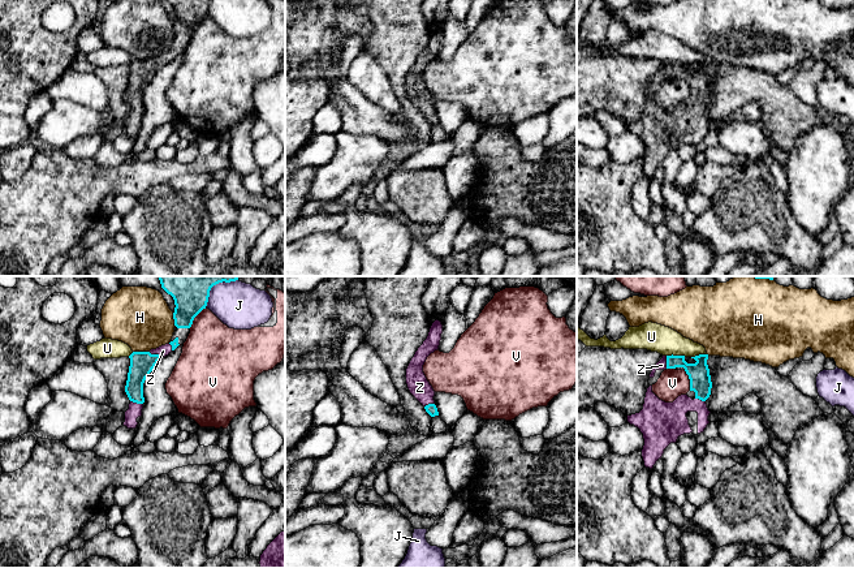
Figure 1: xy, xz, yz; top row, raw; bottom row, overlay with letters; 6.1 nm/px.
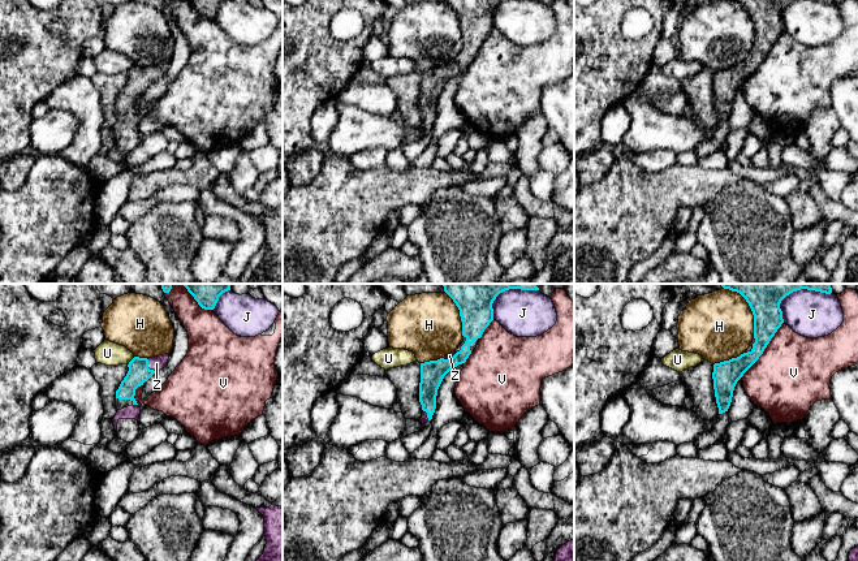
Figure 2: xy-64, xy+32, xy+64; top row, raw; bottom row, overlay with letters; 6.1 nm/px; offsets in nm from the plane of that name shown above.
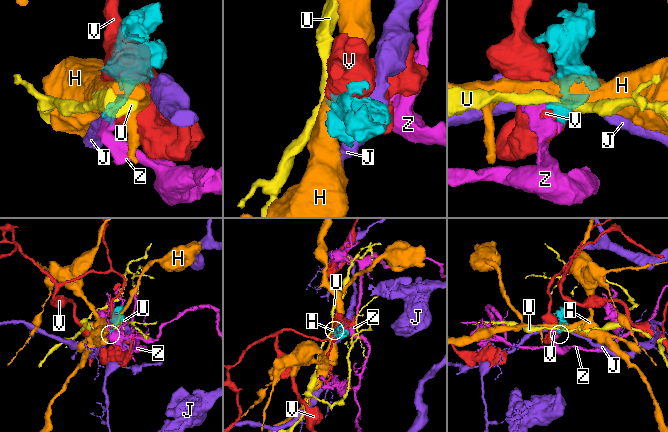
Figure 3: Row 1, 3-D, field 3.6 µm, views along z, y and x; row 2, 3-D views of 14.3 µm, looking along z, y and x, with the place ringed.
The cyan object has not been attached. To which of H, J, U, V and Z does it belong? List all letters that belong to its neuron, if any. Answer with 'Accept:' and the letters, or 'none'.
Accept: Z

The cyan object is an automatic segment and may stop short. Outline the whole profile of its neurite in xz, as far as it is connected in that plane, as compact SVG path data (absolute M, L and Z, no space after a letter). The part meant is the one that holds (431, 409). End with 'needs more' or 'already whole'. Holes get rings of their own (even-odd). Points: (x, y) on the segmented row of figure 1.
M435 320L430 328L427 339L418 348L406 369L406 384L410 393L424 406L426 412L431 416L439 416L435 405L435 391L423 373L423 365L427 357L439 349L443 334L443 324Z; needs more

